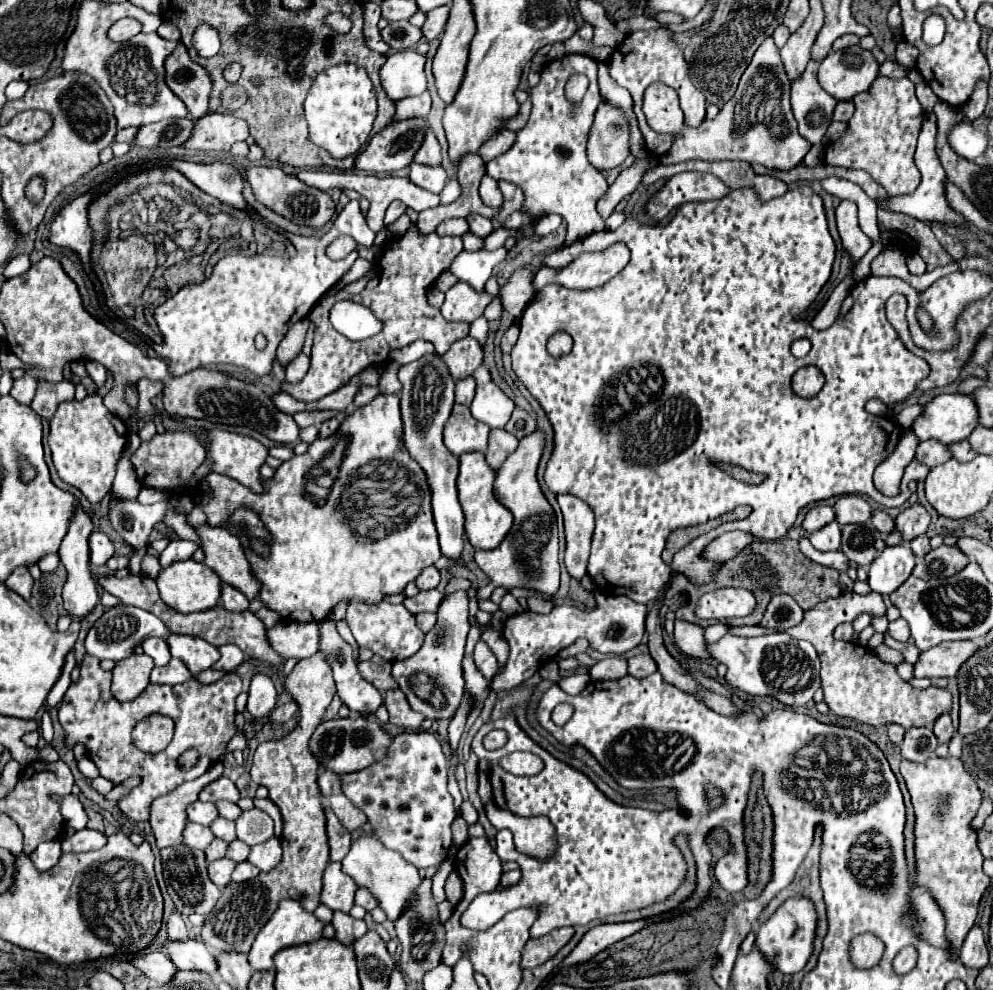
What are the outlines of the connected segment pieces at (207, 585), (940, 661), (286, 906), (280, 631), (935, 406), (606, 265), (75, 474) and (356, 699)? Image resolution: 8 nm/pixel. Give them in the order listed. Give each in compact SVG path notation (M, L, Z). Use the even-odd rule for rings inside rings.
M195 560L175 562L169 568L163 568L159 572L159 576L155 578L155 582L159 588L161 600L181 614L209 610L209 608L217 606L217 600L221 596L221 580L217 578L217 574L211 568L207 568L205 564L195 562Z
M945 642L919 654L913 666L915 678L953 678L957 668L977 650L973 642Z
M283 900L277 908L277 912L271 916L269 924L265 924L265 928L261 928L261 932L257 934L253 948L249 952L249 964L255 972L263 972L263 970L273 970L273 956L287 946L297 946L297 944L307 944L313 942L317 938L321 938L323 932L323 922L319 922L311 912L305 912L301 908L301 904L297 900Z
M279 622L267 630L267 640L271 648L285 660L308 658L319 650L318 624L316 622L308 624Z
M939 394L925 404L923 412L913 420L913 434L919 440L939 440L941 444L951 444L965 440L977 426L977 406L973 398L965 394Z
M613 244L611 248L605 248L603 252L585 252L572 263L560 271L548 267L541 267L533 280L534 289L542 289L549 283L556 283L569 289L585 290L585 288L597 288L605 284L609 278L613 278L617 272L621 272L629 262L629 248L625 244Z
M89 394L81 402L61 402L55 416L51 418L49 432L49 448L59 476L67 484L79 488L89 502L99 502L113 484L115 462L121 456L121 450L127 442L125 434L125 424L105 408L101 396Z
M323 620L321 628L321 650L327 654L327 660L333 668L333 678L337 682L337 694L349 710L361 714L373 714L381 704L381 692L361 678L357 662L353 662L351 646L339 636L335 620Z

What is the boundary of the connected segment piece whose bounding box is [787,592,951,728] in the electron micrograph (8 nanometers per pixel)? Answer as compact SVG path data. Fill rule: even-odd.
M846 592L840 597L815 604L805 610L805 618L801 624L787 629L793 638L809 640L821 660L821 688L825 694L825 704L837 716L853 718L871 726L885 726L889 722L901 724L903 728L911 726L931 726L941 712L951 710L951 694L949 690L929 686L925 690L911 688L899 674L893 664L881 662L875 654L858 643L835 640L835 627L846 621L852 623L855 618L867 612L871 617L886 615L886 606L882 596L871 592L865 596L854 592Z

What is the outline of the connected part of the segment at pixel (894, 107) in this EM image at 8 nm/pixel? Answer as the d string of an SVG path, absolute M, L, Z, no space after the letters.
M879 76L871 88L857 94L853 102L855 114L849 120L847 132L825 148L825 164L865 170L887 190L889 196L915 192L921 182L921 174L913 162L913 154L923 122L923 108L915 96L913 82L907 78L893 80Z

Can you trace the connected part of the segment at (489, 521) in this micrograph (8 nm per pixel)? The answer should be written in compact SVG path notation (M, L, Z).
M465 452L459 456L459 462L461 462L461 468L459 468L459 478L457 478L457 492L459 492L459 502L465 514L467 540L473 548L493 550L503 542L503 538L511 530L513 516L503 504L497 502L493 494L495 472L485 462L485 456L481 452Z

